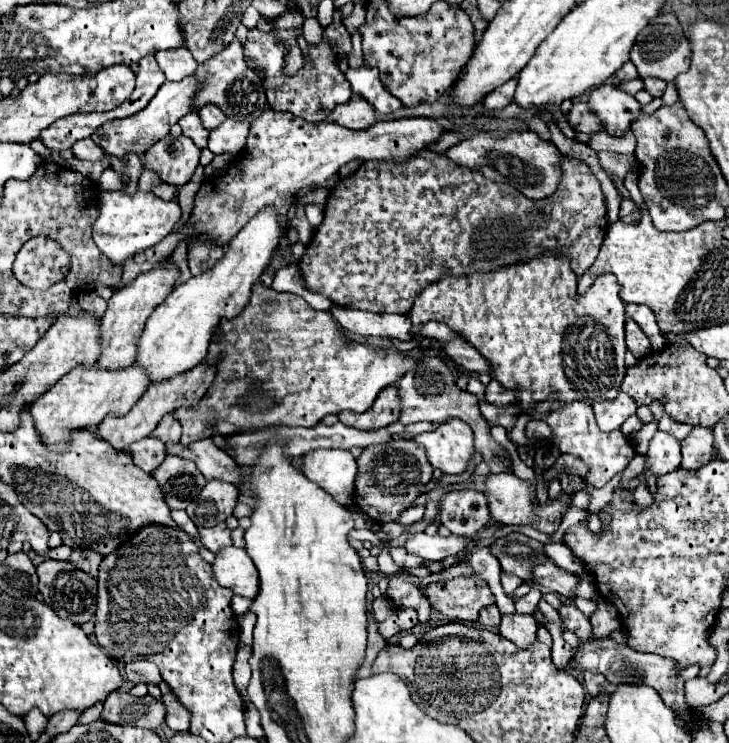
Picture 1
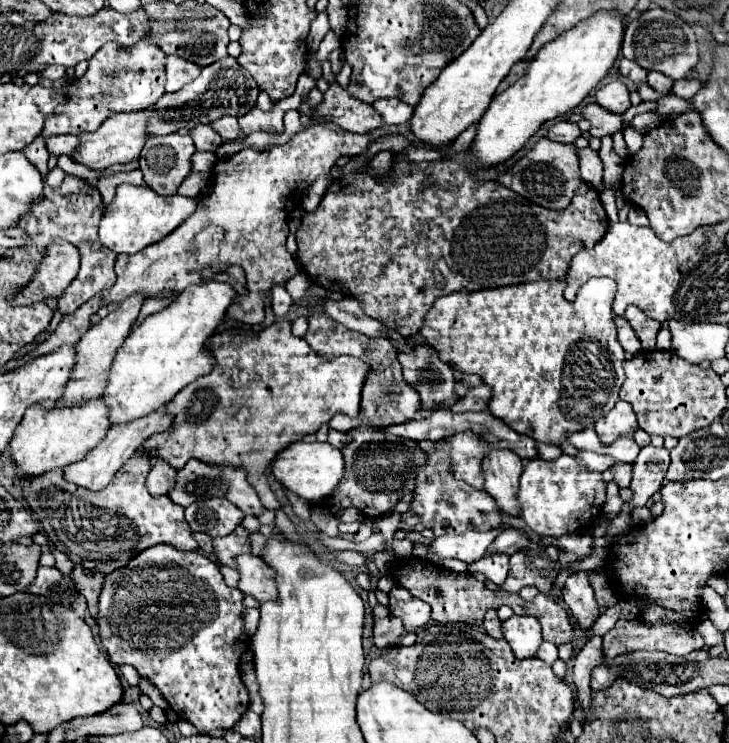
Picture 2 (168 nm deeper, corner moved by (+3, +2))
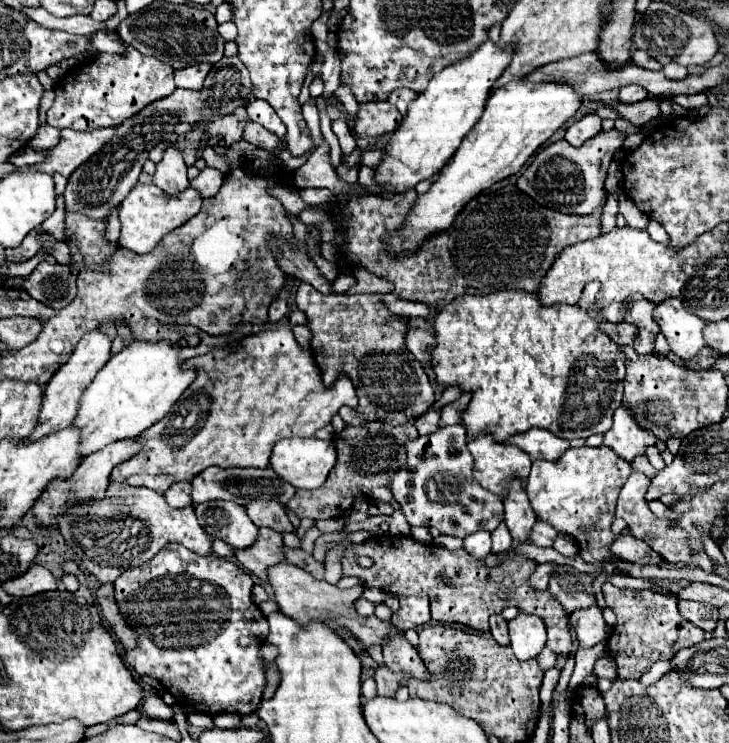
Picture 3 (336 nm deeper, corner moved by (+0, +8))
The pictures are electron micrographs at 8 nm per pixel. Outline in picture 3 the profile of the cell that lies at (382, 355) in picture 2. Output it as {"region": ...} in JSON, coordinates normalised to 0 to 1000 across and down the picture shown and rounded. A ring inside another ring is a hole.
{"region":[[[414,380],[406,393],[406,409],[422,428],[422,441],[428,447],[425,466],[442,509],[458,511],[466,501],[472,501],[488,520],[494,538],[491,546],[466,549],[464,555],[477,573],[494,573],[508,565],[546,573],[571,565],[593,549],[595,522],[576,487],[557,471],[554,463],[554,450],[560,447],[557,428],[535,423],[516,396],[444,398],[425,382]]]}

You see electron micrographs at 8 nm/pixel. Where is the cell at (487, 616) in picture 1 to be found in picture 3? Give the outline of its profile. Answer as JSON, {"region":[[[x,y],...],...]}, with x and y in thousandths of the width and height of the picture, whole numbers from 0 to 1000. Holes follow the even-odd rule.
{"region":[[[678,826],[678,829],[672,832],[672,853],[678,856],[678,861],[680,861],[683,867],[697,867],[697,864],[700,864],[694,834],[691,834],[686,826]]]}

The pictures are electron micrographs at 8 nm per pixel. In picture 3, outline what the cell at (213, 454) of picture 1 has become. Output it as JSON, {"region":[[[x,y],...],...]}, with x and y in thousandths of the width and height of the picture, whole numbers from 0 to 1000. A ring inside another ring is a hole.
{"region":[[[351,670],[351,673],[340,676],[335,684],[351,708],[362,705],[379,716],[401,716],[403,713],[403,708],[398,705],[398,700],[390,689],[390,681],[379,673]]]}

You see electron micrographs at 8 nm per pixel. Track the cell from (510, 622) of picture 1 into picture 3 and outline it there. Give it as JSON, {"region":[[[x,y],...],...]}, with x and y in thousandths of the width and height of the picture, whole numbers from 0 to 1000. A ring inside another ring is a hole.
{"region":[[[713,824],[705,834],[697,837],[700,845],[700,869],[711,888],[727,888],[741,880],[749,869],[749,845],[741,829]]]}

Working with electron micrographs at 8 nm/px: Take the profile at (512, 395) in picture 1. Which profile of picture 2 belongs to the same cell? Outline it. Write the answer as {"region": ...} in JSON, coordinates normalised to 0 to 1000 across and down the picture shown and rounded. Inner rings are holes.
{"region":[[[657,520],[657,522],[646,522],[635,536],[630,536],[621,544],[621,555],[663,555],[668,552],[674,536],[674,522],[671,520]]]}

